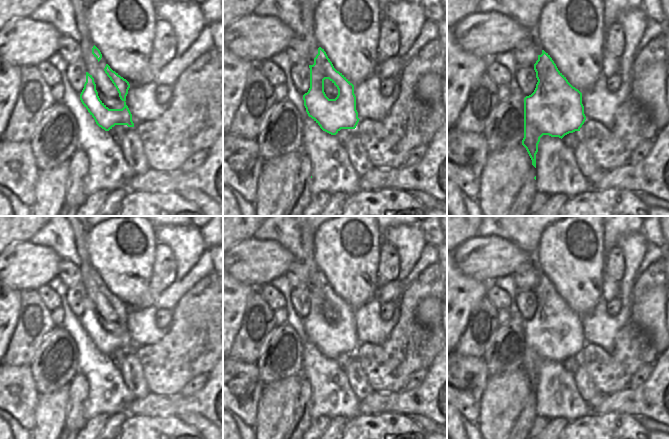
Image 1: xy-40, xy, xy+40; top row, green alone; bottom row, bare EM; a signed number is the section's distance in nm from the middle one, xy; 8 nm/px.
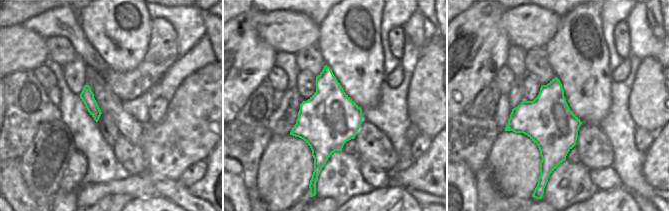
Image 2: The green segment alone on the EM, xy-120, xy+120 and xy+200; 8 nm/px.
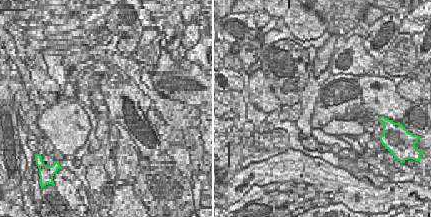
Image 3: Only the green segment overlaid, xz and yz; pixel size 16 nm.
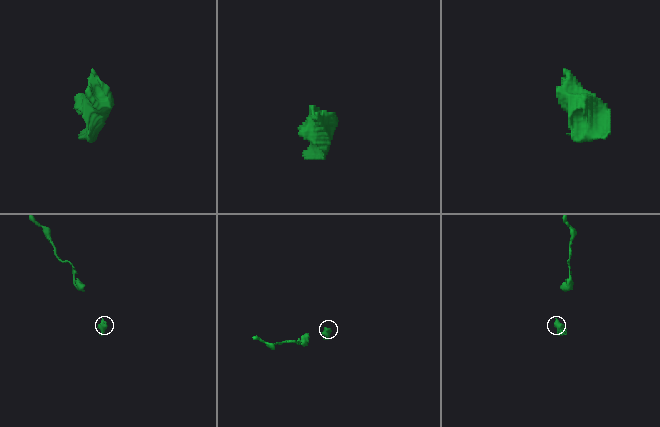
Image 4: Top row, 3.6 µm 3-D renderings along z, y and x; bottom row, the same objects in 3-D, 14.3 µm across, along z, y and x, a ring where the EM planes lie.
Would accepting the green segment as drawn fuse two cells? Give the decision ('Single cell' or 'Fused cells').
Fused cells.

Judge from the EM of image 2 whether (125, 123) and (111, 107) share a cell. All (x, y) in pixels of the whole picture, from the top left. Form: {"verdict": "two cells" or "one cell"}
{"verdict": "one cell"}

